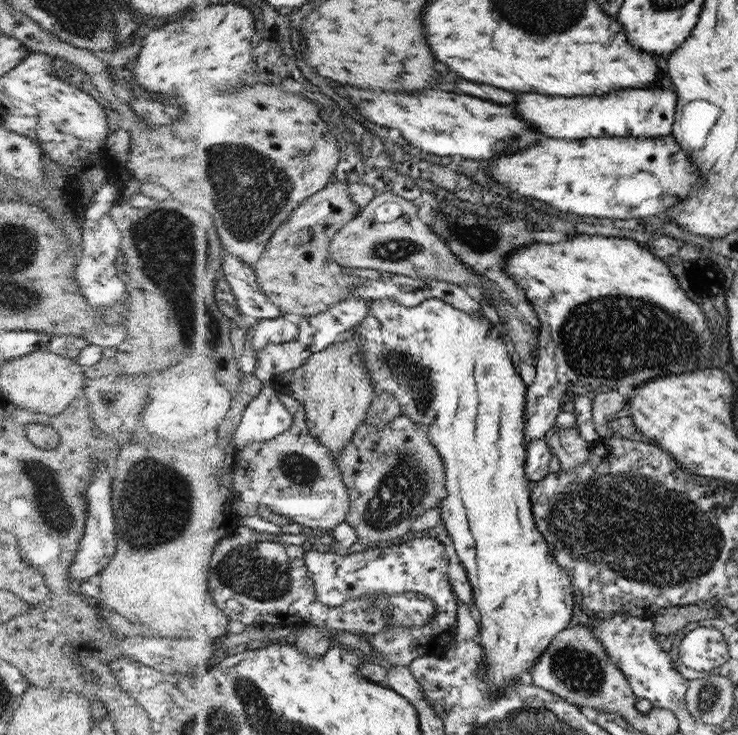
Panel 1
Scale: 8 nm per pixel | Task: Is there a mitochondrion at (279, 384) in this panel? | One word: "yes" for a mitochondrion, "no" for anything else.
no

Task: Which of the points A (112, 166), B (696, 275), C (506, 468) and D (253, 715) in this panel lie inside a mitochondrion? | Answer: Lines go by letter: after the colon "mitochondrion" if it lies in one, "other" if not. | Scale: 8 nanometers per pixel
A: other
B: other
C: other
D: mitochondrion

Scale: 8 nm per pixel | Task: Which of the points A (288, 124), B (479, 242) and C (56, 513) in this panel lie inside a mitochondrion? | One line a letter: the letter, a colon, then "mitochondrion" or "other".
A: other
B: mitochondrion
C: mitochondrion

